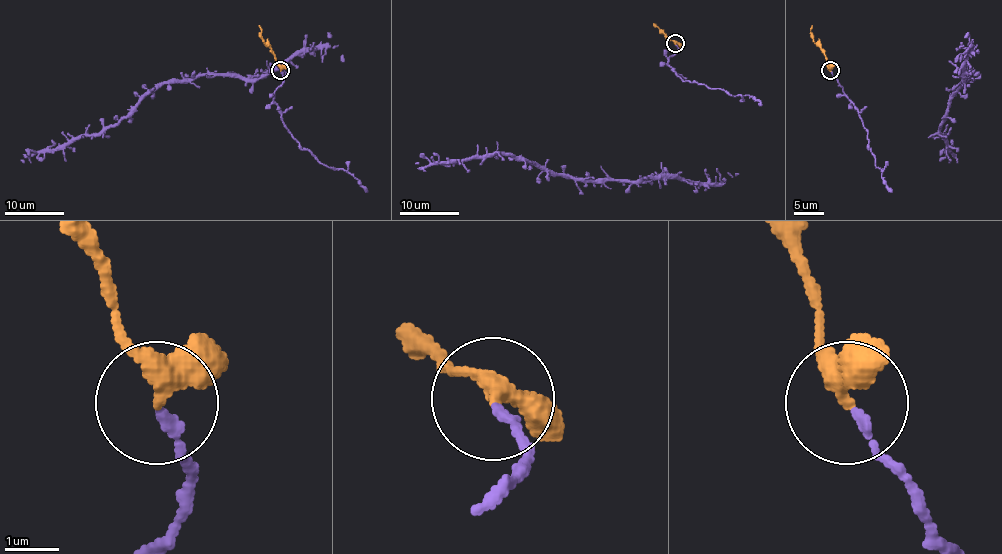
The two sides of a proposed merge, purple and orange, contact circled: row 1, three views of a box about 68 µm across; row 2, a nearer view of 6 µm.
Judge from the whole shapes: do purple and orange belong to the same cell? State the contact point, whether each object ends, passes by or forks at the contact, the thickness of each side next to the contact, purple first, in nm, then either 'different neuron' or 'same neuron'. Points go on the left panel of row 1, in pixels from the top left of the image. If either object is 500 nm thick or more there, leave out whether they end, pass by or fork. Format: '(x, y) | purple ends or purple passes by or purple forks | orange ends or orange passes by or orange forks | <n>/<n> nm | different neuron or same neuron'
(280, 70) | purple ends | orange passes by | 160/320 nm | same neuron

